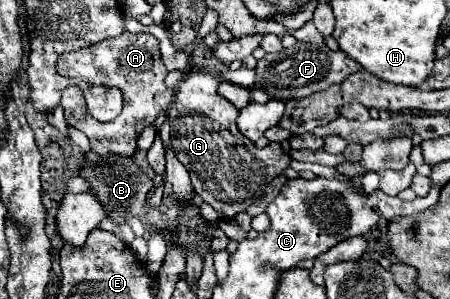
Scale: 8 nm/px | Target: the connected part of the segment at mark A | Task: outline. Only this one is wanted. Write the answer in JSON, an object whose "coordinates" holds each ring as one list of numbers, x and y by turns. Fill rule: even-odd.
{"coordinates":[[124,31,116,39,104,39,90,47,82,47,74,53,60,55,56,69,62,77,118,87,124,93,122,113,114,121,94,123,94,133,88,133,92,135,88,137,92,151,102,157,108,157,110,153,132,155,136,151,136,137,140,135,140,131,146,125,152,125,158,113,168,109,172,103,174,91,164,85,164,77,168,75,168,71,160,57,158,39,150,33],[122,79,126,79,126,83,122,83]]}

